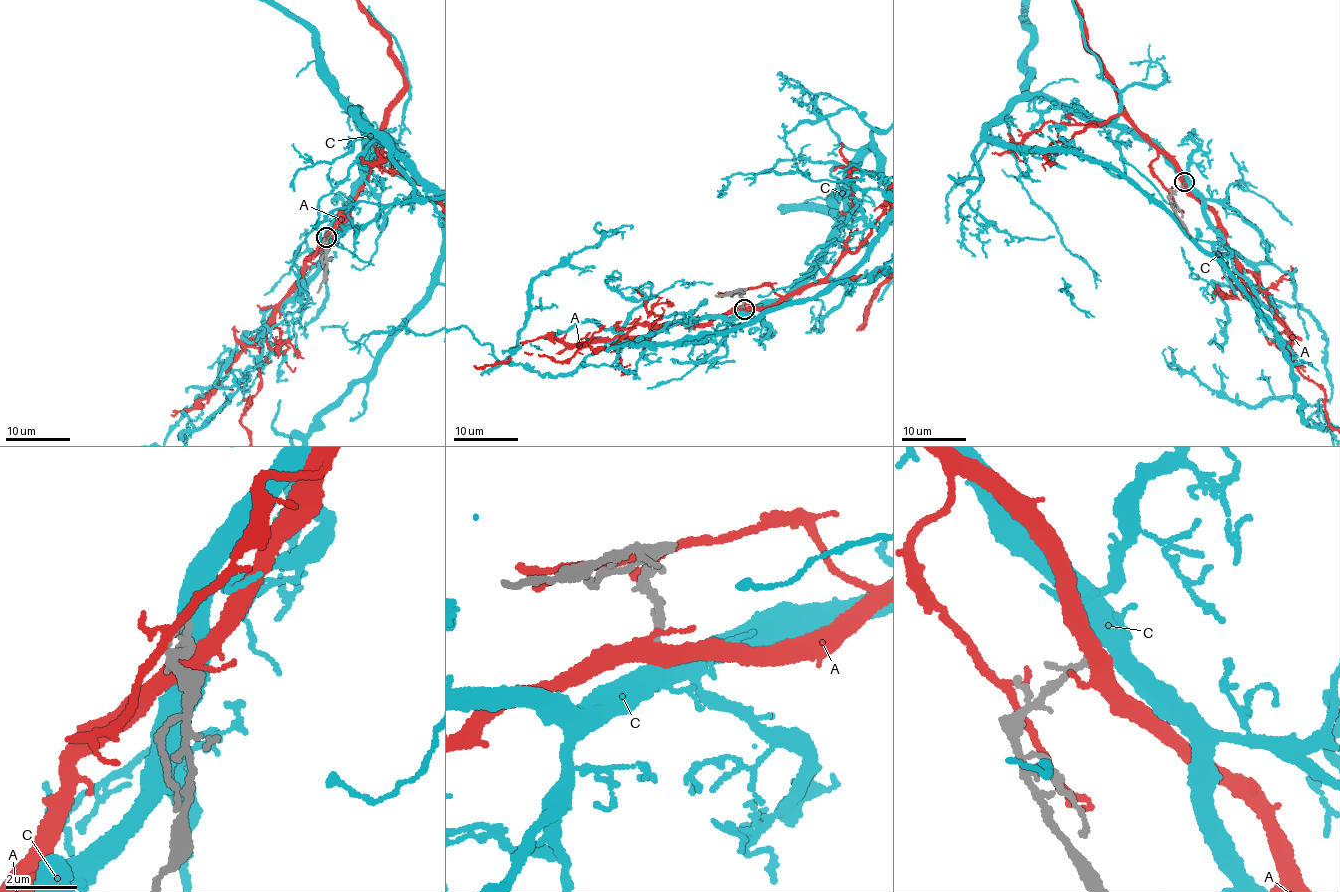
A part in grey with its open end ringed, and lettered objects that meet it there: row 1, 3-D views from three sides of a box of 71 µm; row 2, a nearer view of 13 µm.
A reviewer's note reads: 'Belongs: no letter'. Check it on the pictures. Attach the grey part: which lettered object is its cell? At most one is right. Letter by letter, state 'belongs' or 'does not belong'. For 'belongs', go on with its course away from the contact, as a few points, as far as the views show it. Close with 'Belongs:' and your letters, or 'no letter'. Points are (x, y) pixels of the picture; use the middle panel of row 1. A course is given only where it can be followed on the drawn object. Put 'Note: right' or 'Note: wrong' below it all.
A: does not belong
C: belongs
Belongs: C
Note: wrong

